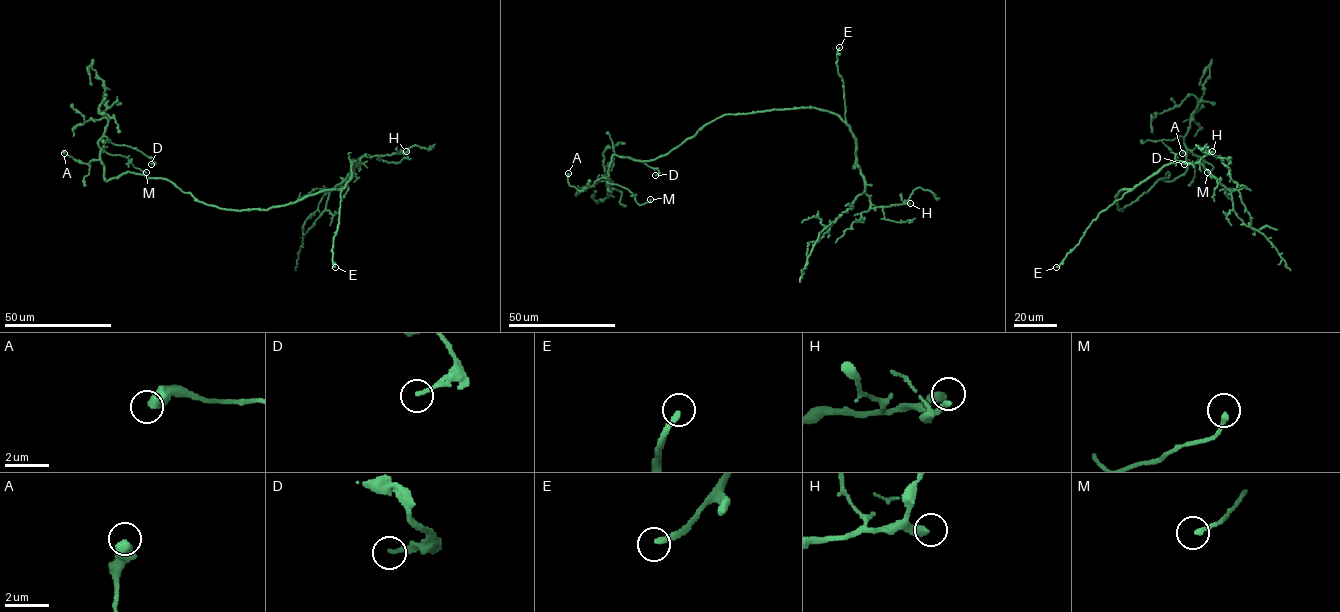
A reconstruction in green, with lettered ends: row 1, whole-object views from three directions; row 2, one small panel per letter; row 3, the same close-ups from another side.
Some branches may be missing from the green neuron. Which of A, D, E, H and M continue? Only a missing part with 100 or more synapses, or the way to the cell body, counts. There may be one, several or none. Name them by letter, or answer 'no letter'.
E

